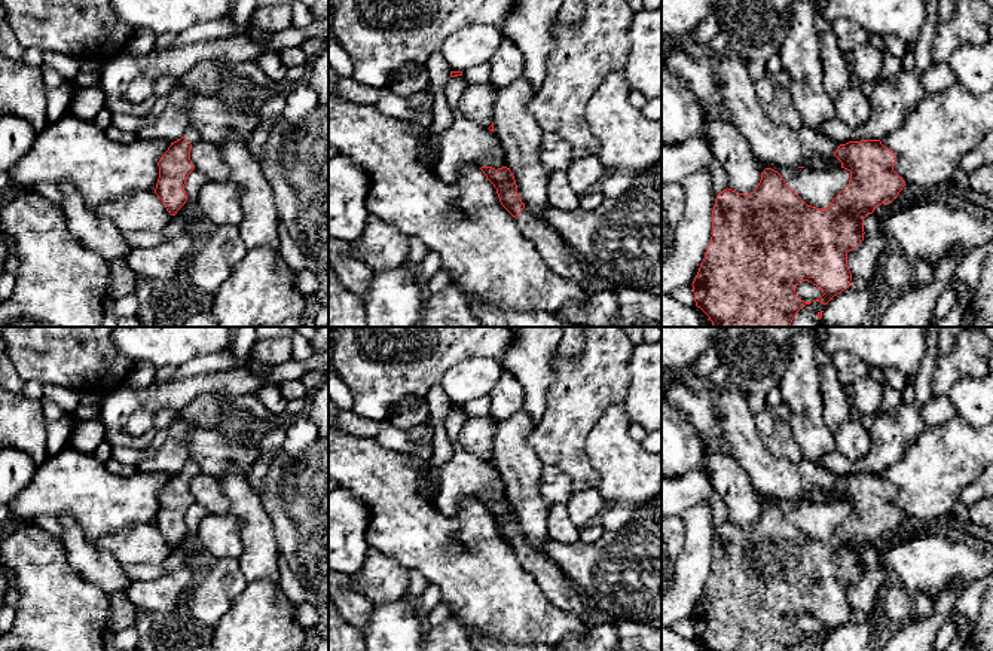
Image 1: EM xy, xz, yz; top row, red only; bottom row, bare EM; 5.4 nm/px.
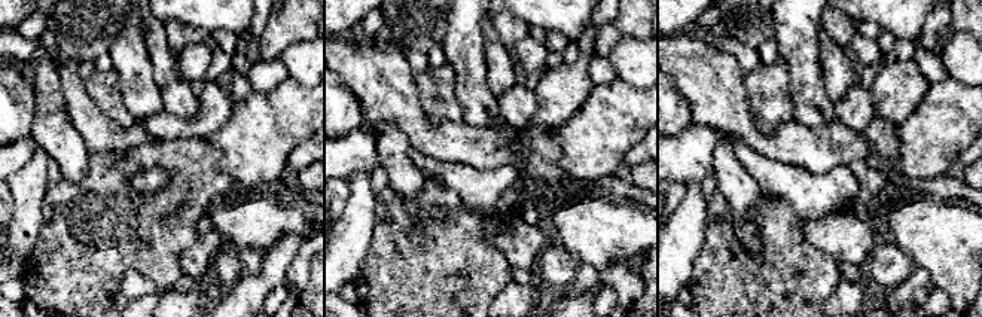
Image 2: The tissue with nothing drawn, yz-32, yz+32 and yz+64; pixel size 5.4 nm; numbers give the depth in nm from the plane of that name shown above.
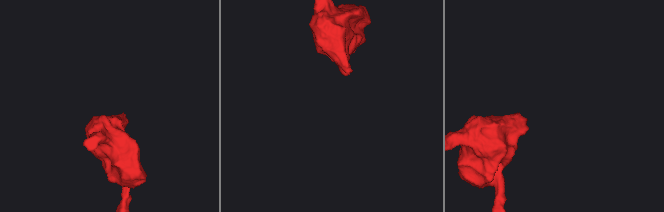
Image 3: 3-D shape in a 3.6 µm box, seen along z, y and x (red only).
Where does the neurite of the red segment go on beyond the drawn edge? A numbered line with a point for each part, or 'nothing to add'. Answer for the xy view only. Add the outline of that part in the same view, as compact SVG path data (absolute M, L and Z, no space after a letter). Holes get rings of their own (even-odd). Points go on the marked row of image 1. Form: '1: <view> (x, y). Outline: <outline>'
1: xy (192, 135). Outline: M187 128L186 134L183 135L192 146L196 144L201 138L201 134L193 129L193 128Z

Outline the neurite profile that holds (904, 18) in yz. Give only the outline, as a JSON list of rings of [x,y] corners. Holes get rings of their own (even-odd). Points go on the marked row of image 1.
[[[819,0],[821,15],[834,22],[838,18],[853,21],[858,27],[870,34],[887,36],[893,34],[913,45],[926,19],[928,0]]]

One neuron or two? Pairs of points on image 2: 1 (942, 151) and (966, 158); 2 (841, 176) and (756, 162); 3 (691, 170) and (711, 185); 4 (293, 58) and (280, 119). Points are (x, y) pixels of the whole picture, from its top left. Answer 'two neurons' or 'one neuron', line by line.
1: two neurons
2: one neuron
3: two neurons
4: two neurons

